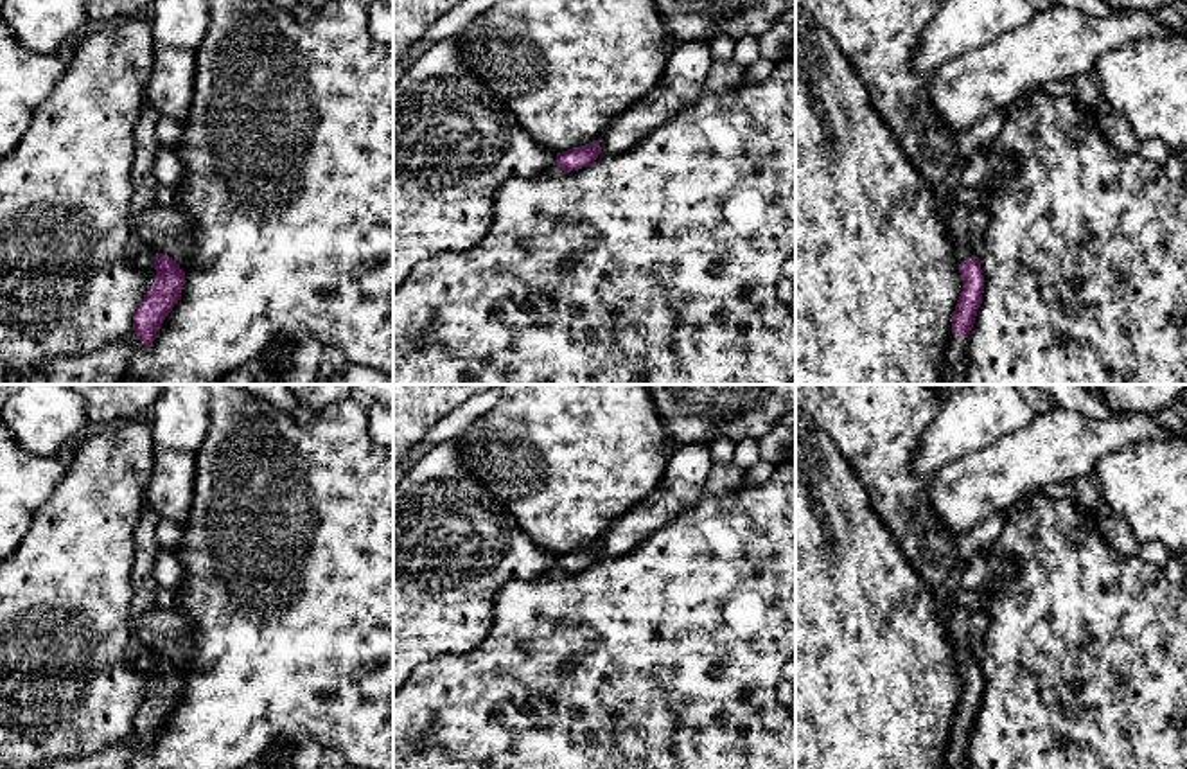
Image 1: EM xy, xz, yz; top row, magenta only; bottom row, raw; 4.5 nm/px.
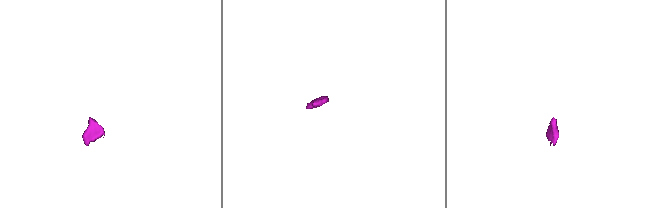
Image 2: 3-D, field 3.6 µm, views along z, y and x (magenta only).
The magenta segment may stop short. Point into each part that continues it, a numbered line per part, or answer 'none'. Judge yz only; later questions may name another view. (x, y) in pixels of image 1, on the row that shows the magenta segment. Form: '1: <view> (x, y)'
1: yz (958, 225)
2: yz (956, 360)

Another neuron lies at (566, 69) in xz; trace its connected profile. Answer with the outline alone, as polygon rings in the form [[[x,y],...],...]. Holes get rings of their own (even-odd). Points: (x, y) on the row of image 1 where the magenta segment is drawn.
[[[497,0],[460,34],[463,63],[501,97],[539,146],[562,153],[594,142],[609,122],[657,83],[666,66],[668,29],[655,0]]]

